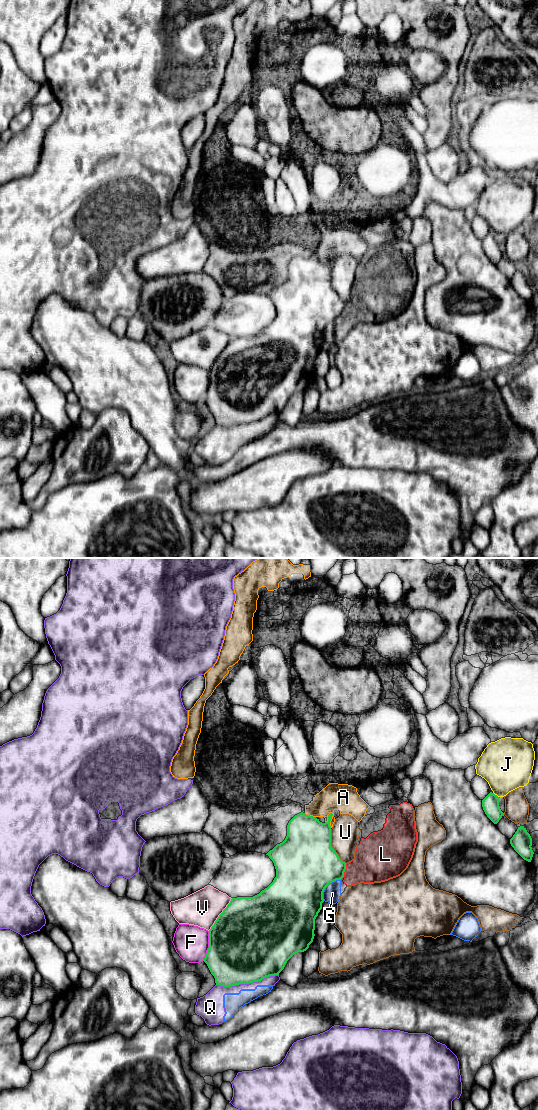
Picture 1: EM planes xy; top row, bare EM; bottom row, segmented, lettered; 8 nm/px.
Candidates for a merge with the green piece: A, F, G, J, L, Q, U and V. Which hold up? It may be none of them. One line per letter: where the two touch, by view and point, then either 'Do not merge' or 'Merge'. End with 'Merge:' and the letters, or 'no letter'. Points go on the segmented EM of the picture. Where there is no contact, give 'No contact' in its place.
A: Touches green at xy (330, 820). Do not merge
F: Touches green at xy (209, 946). Do not merge
G: Touches green at xy (326, 886). Do not merge
J: Touches green at xy (496, 795). Do not merge
L: Touches green at xy (344, 871). Do not merge
Q: Touches green at xy (247, 983). Do not merge
U: Touches green at xy (331, 847). Do not merge
V: Touches green at xy (220, 914). Do not merge
Merge: no letter

